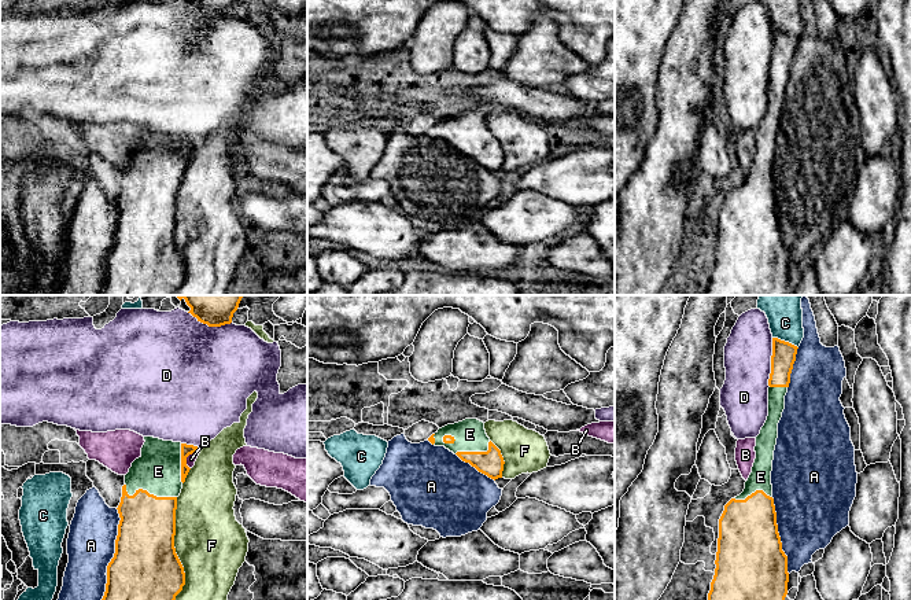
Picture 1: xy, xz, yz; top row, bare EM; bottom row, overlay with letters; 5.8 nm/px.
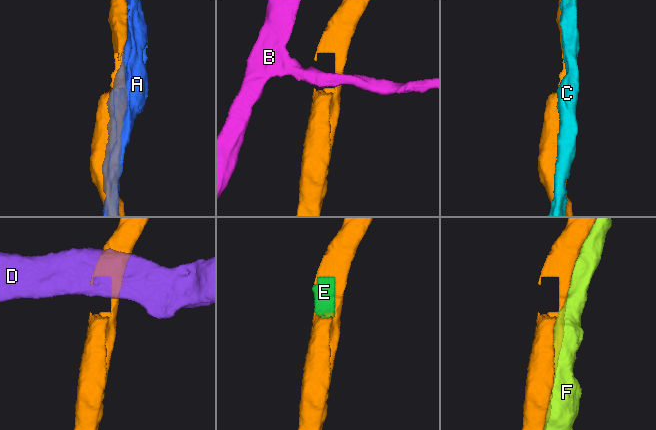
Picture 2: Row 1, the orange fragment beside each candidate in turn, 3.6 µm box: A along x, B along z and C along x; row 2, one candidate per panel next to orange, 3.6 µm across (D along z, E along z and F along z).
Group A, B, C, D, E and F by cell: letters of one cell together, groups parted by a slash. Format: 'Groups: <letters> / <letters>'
Groups: A / B / C / D / E / F

